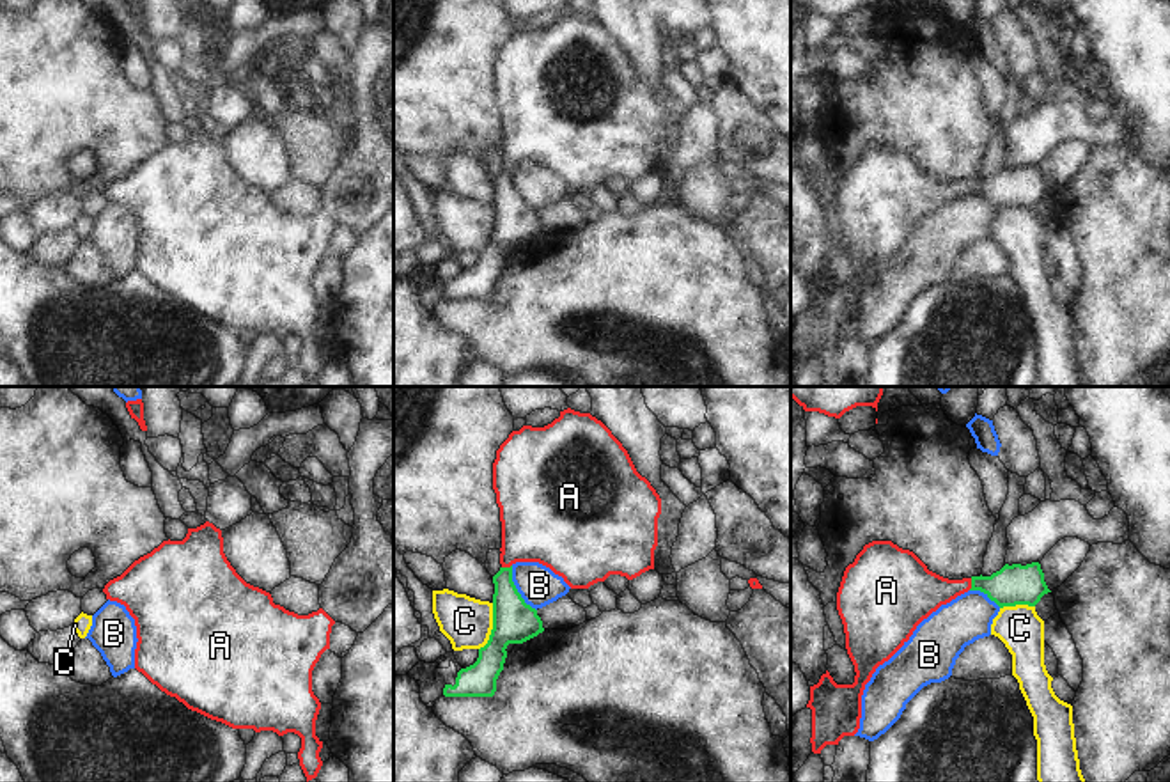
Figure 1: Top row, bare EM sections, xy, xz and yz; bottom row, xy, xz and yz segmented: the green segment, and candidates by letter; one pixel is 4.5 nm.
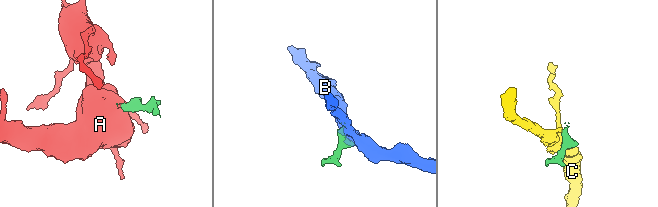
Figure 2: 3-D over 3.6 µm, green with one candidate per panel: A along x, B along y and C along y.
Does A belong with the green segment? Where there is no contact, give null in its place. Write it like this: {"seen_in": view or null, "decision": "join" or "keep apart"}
{"seen_in": "yz", "decision": "join"}

